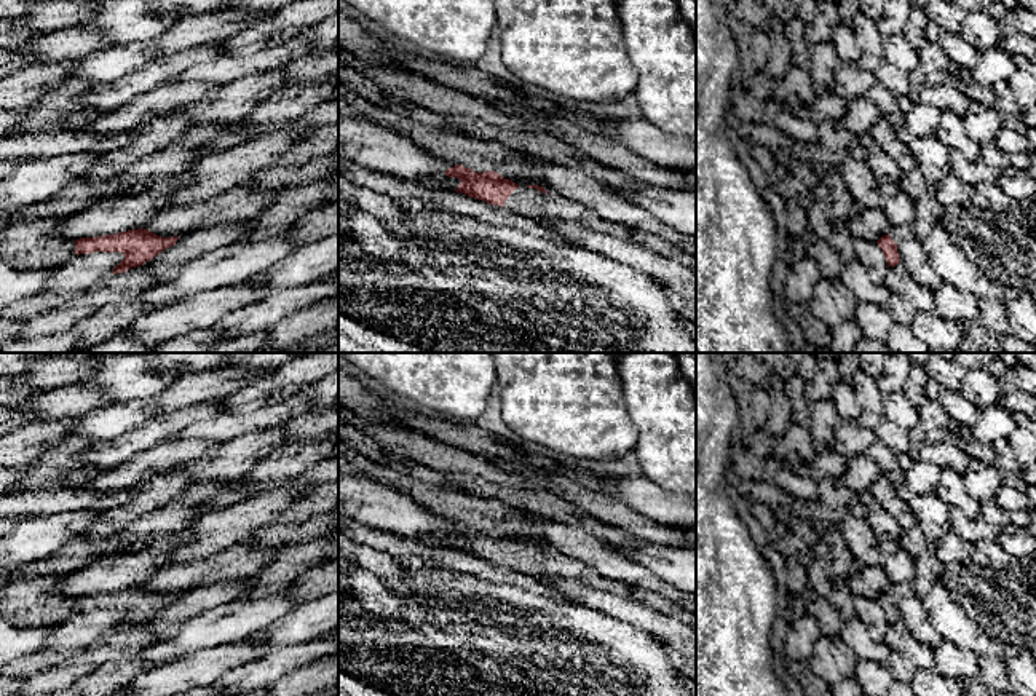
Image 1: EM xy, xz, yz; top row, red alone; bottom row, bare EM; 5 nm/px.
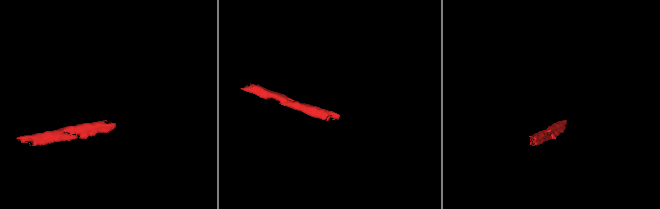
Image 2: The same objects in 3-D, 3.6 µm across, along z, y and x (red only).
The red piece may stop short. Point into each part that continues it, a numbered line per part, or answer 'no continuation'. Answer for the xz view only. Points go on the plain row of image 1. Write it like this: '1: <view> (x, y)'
1: xz (541, 564)

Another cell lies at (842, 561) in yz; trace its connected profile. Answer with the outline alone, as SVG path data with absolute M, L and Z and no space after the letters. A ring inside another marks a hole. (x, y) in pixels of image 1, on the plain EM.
M835 525L820 527L819 540L825 543L830 554L828 578L833 579L848 579L852 571L857 568L857 562L846 546L843 536L840 535Z

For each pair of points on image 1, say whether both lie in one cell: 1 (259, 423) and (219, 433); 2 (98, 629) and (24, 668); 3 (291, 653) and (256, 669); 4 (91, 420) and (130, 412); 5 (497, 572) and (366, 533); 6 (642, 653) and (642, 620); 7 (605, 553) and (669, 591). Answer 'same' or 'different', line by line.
1: same
2: same
3: same
4: same
5: same
6: different
7: same

